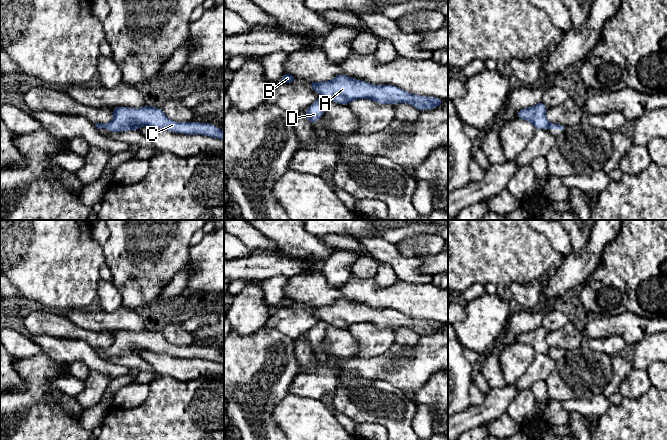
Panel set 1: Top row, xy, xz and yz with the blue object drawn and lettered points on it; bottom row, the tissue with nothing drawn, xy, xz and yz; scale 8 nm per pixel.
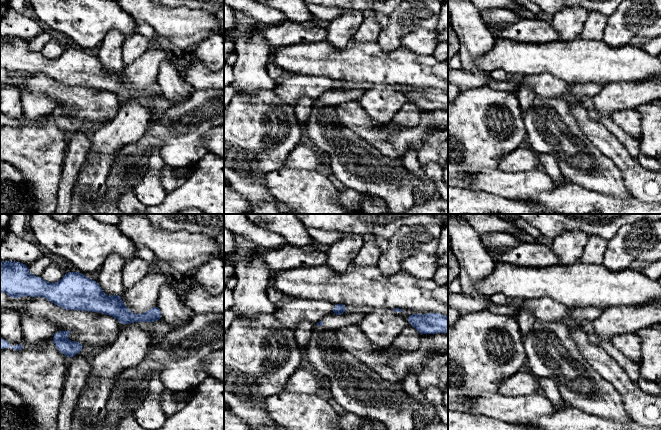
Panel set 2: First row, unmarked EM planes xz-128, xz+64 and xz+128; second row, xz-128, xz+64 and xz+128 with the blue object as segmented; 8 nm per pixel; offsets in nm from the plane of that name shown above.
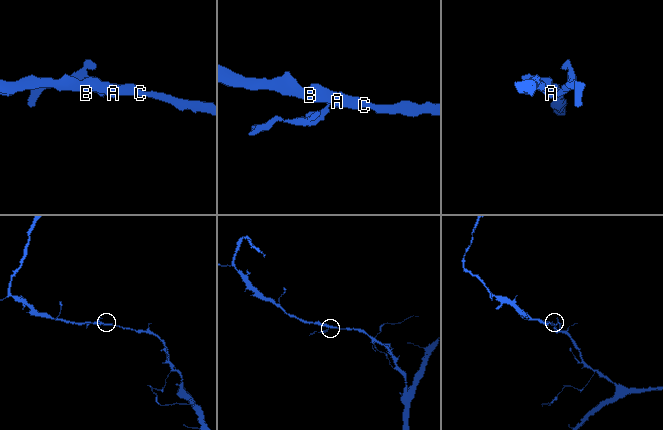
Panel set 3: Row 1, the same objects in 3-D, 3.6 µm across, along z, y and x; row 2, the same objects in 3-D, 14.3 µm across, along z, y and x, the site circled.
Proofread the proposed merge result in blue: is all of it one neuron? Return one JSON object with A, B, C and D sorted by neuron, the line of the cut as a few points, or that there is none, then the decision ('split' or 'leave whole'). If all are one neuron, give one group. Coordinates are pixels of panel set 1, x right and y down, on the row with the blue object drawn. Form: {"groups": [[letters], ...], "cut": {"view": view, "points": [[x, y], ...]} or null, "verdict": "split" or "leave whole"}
{"groups": [["A", "B", "C"], ["D"]], "cut": {"view": "xz", "points": [[321, 96], [326, 99]]}, "verdict": "split"}

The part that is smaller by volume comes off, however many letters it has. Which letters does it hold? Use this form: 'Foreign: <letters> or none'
Foreign: D

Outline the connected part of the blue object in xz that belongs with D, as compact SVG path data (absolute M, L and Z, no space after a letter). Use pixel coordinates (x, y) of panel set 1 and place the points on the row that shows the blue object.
M321 97L307 108L305 115L311 124L313 124L321 118L326 109L326 102L327 99Z

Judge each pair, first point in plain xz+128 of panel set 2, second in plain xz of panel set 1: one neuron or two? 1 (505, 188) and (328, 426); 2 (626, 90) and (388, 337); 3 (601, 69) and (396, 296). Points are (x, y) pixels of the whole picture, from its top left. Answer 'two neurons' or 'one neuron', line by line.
1: one neuron
2: one neuron
3: one neuron

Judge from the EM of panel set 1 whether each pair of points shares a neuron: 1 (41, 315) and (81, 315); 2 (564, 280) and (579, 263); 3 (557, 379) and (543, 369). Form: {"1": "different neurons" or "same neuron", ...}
{"1": "different neurons", "2": "same neuron", "3": "different neurons"}

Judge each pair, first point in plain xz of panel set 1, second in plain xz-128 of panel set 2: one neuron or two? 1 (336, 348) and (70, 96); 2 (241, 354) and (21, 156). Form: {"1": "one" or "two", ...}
{"1": "one", "2": "one"}

